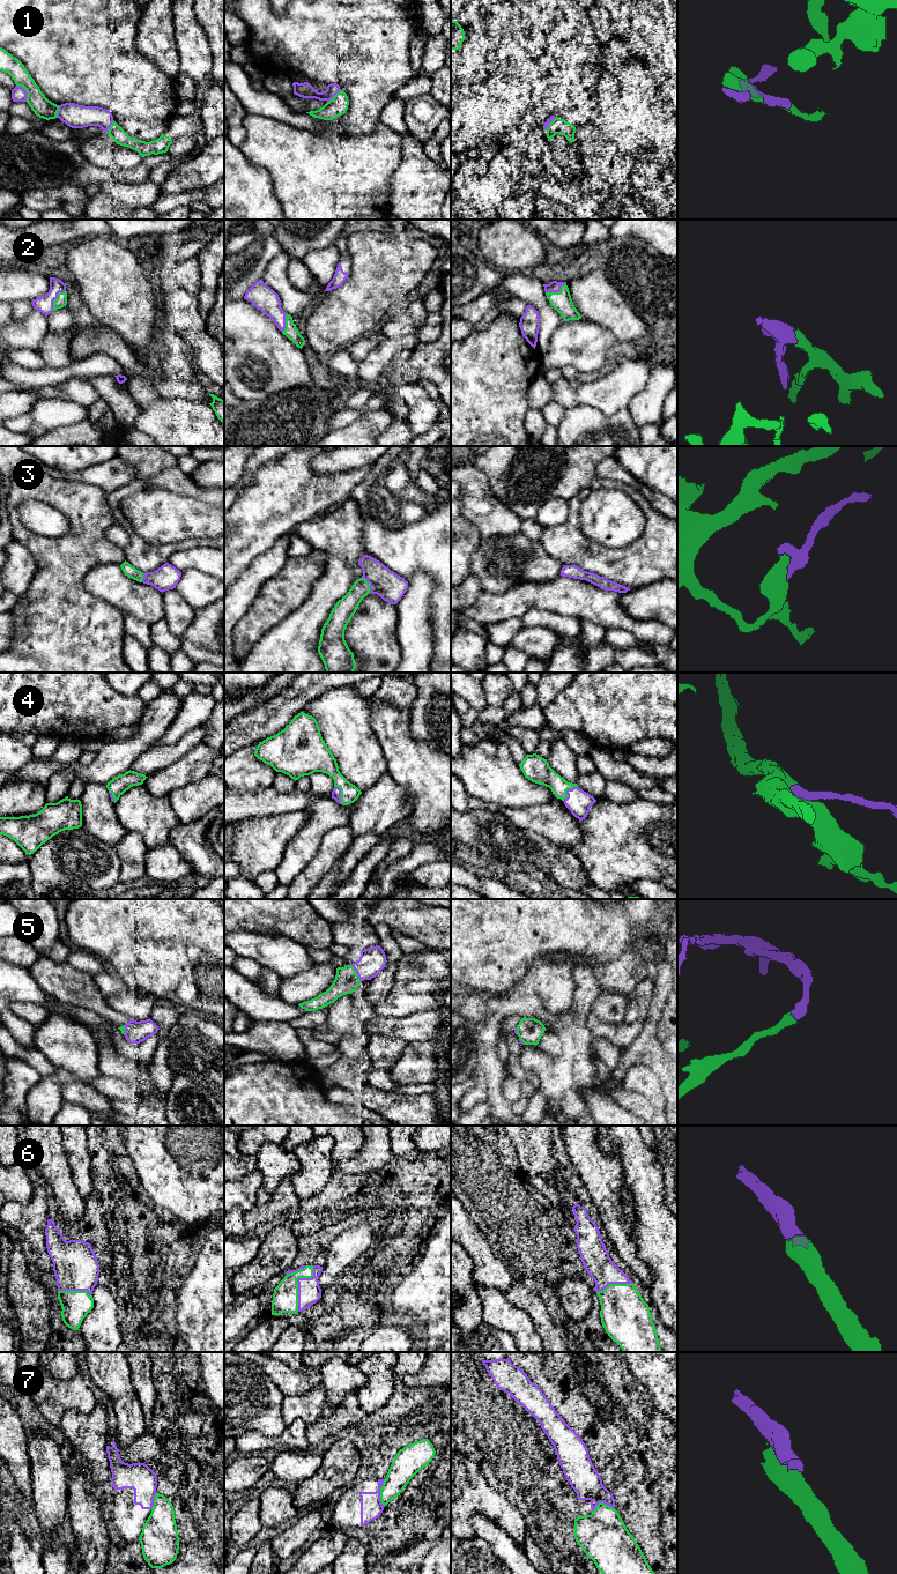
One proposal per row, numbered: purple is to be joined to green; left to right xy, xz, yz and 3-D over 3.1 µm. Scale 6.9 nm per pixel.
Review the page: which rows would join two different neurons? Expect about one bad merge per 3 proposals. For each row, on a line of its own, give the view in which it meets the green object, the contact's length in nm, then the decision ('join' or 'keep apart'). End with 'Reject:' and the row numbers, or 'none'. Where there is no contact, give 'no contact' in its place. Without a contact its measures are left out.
1: meets green in xy; contact 140 nm long; join
2: meets green in xy; contact 170 nm long; join
3: meets green in xz; contact 130 nm long; join
4: meets green in yz; contact 150 nm long; join
5: meets green in xz; contact 140 nm long; join
6: meets green in xz; contact 340 nm long; join
7: meets green in xz; contact 190 nm long; keep apart
Reject: 7

